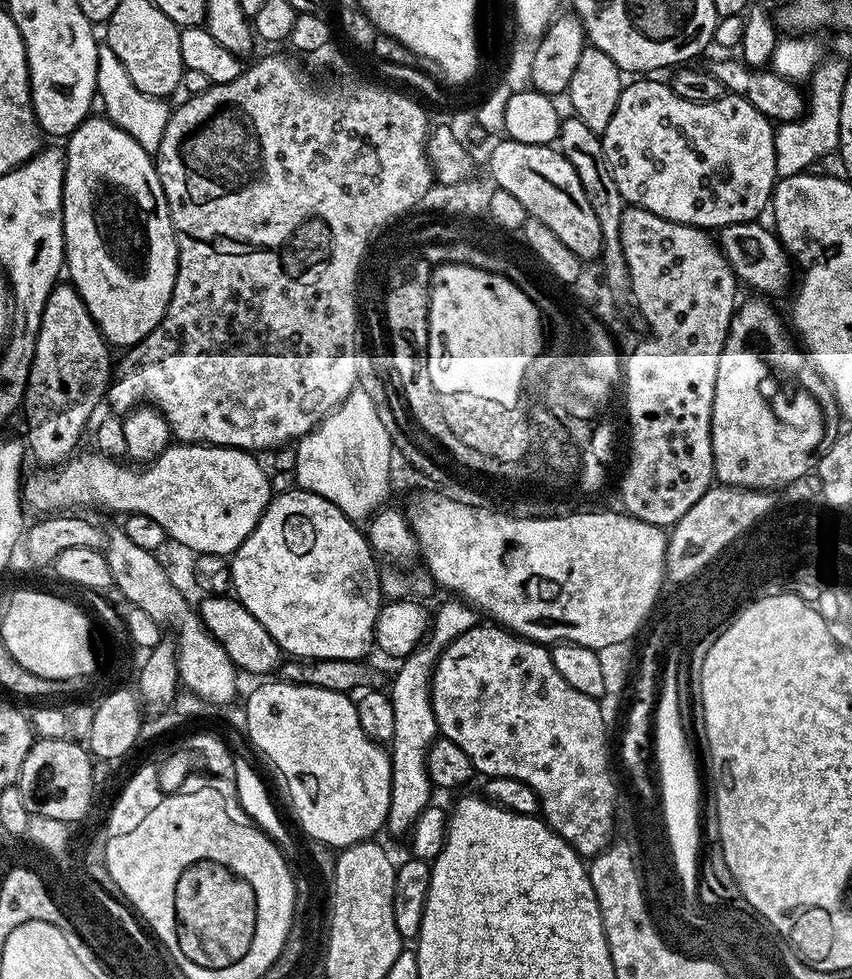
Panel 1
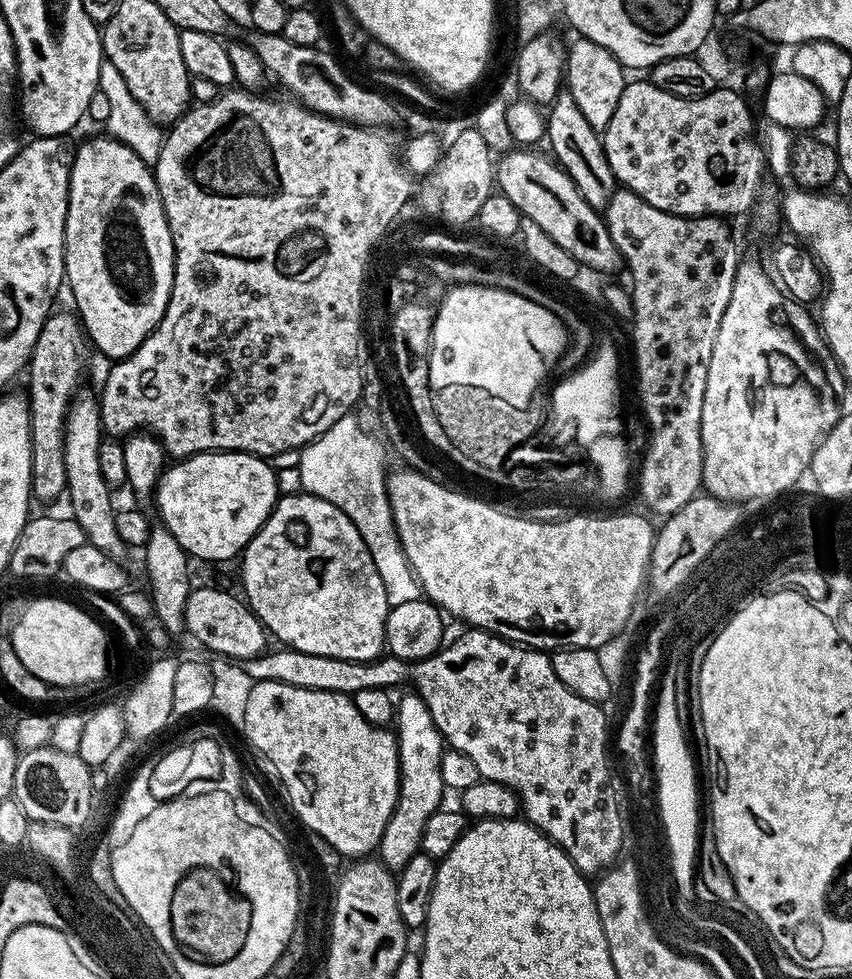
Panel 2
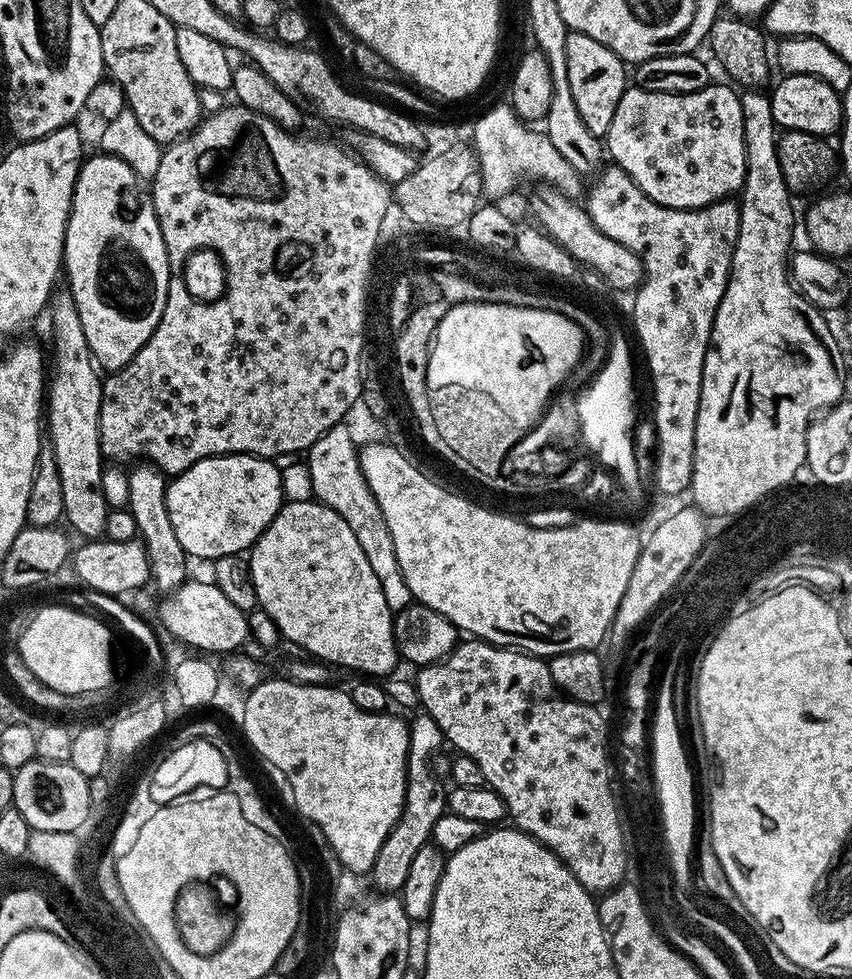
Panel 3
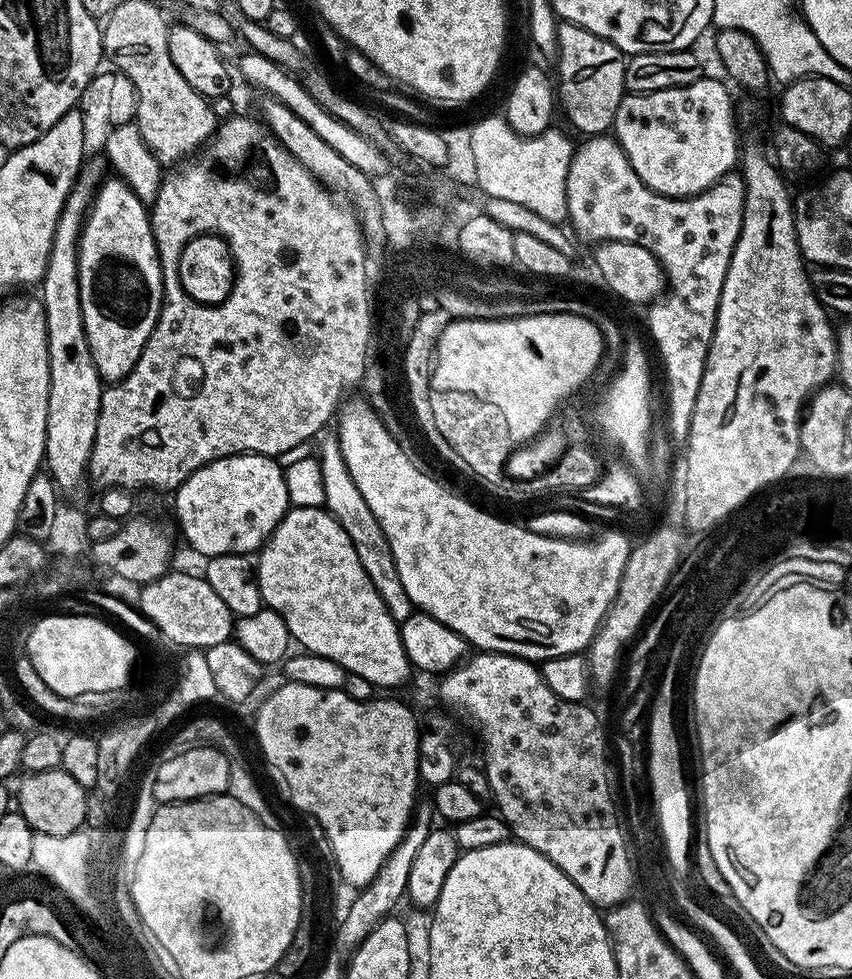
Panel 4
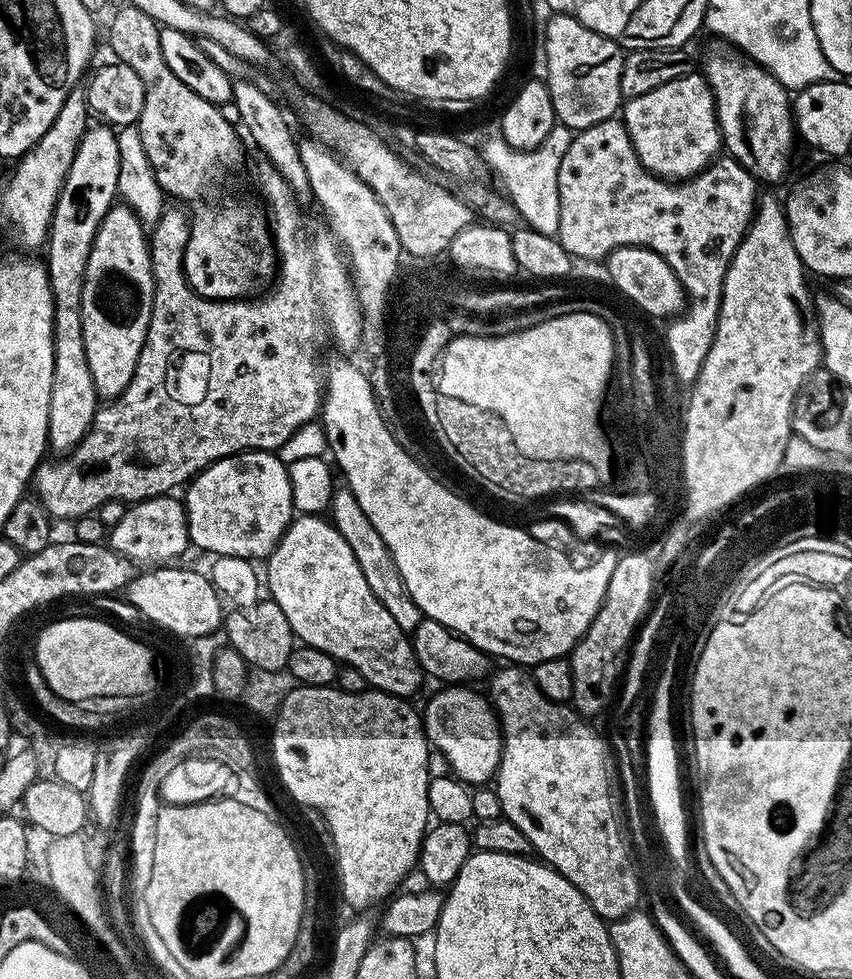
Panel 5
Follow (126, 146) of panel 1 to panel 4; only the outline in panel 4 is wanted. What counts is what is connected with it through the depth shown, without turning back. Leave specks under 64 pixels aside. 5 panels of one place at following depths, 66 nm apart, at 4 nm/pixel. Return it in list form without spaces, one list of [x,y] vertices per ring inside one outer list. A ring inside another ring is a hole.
[[[108,178],[96,189],[92,207],[80,231],[80,253],[78,254],[78,282],[82,302],[82,322],[86,338],[90,342],[90,354],[101,381],[115,382],[126,378],[138,362],[154,326],[158,322],[160,303],[164,301],[162,270],[158,262],[158,250],[152,233],[152,221],[145,201],[130,190],[125,180]]]

